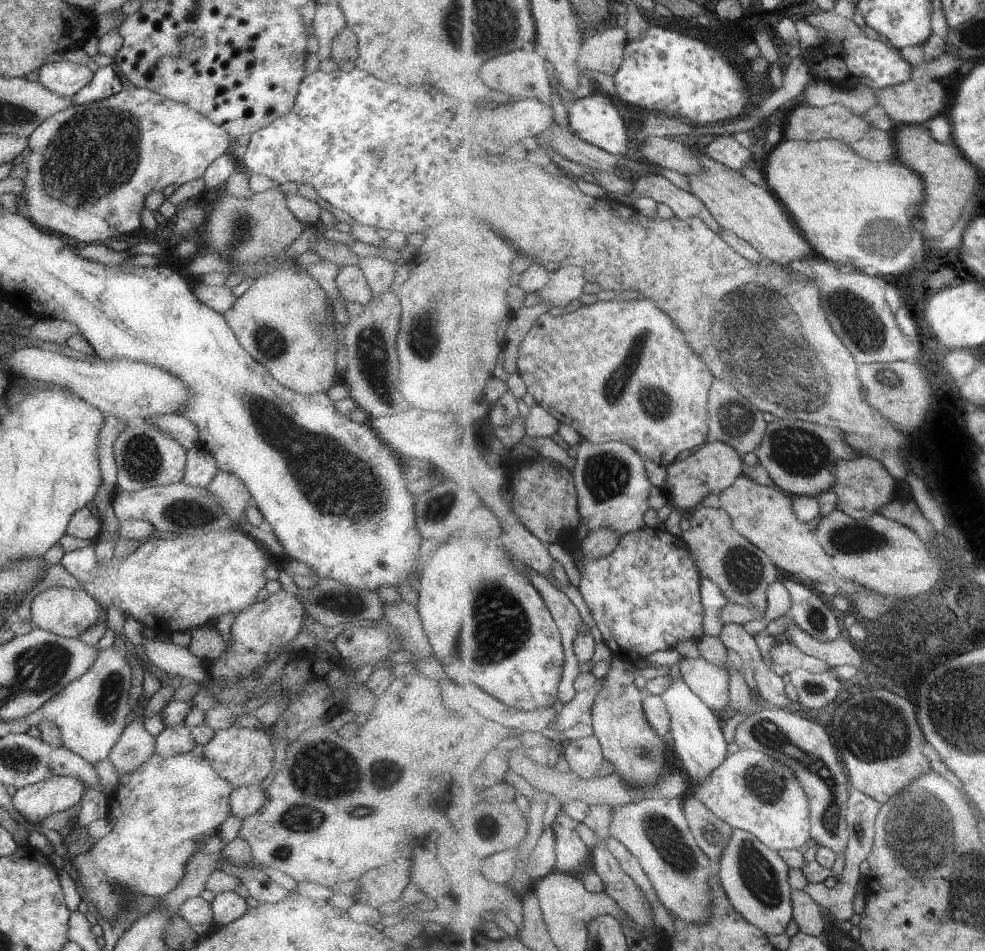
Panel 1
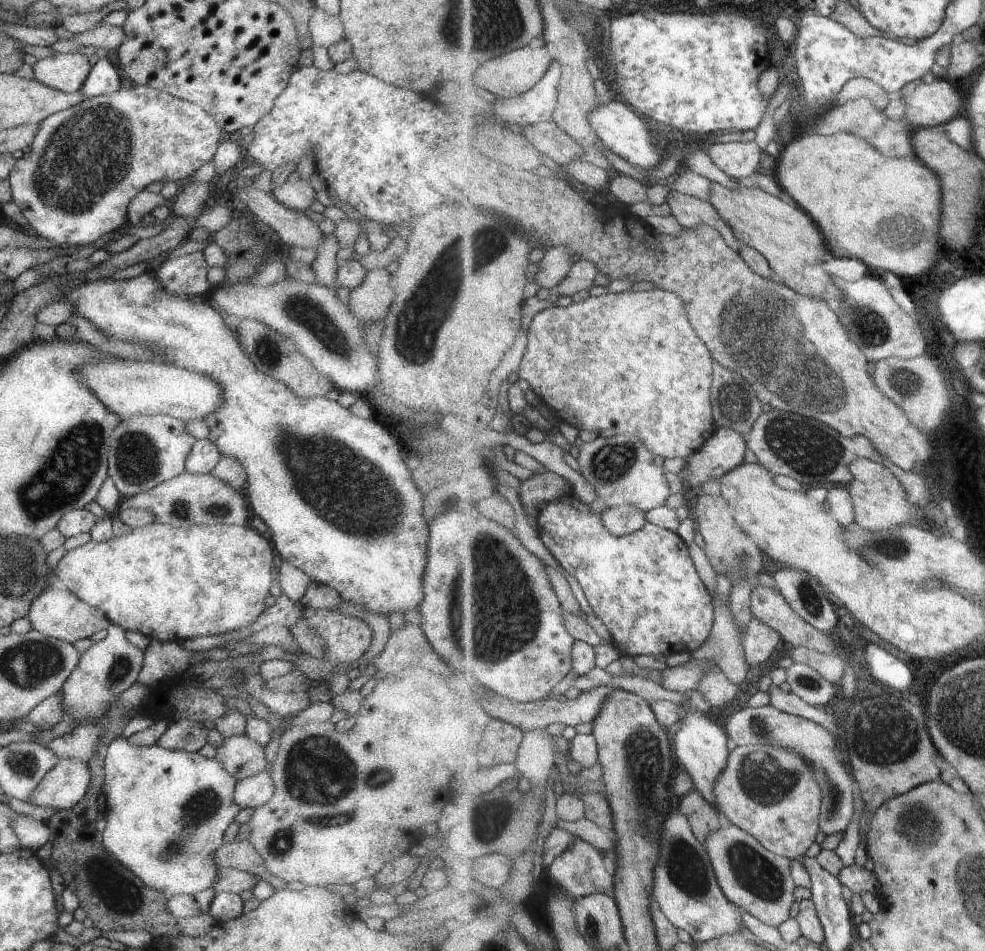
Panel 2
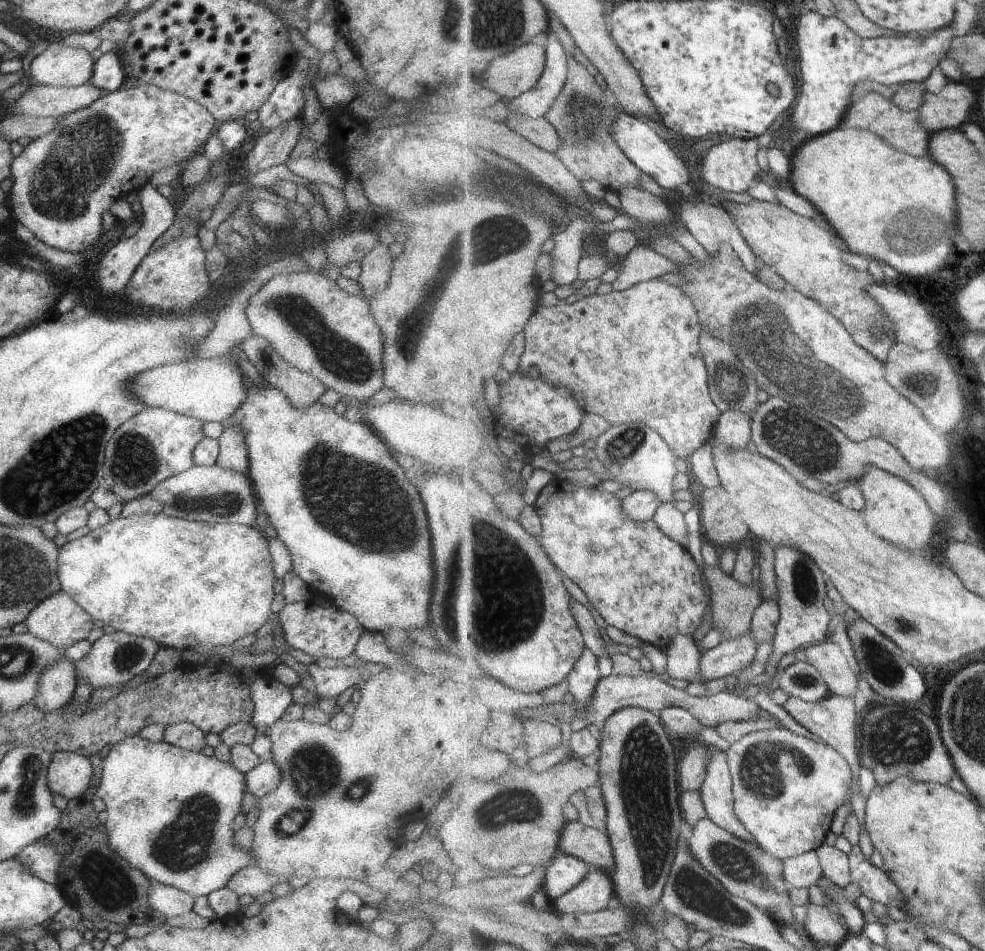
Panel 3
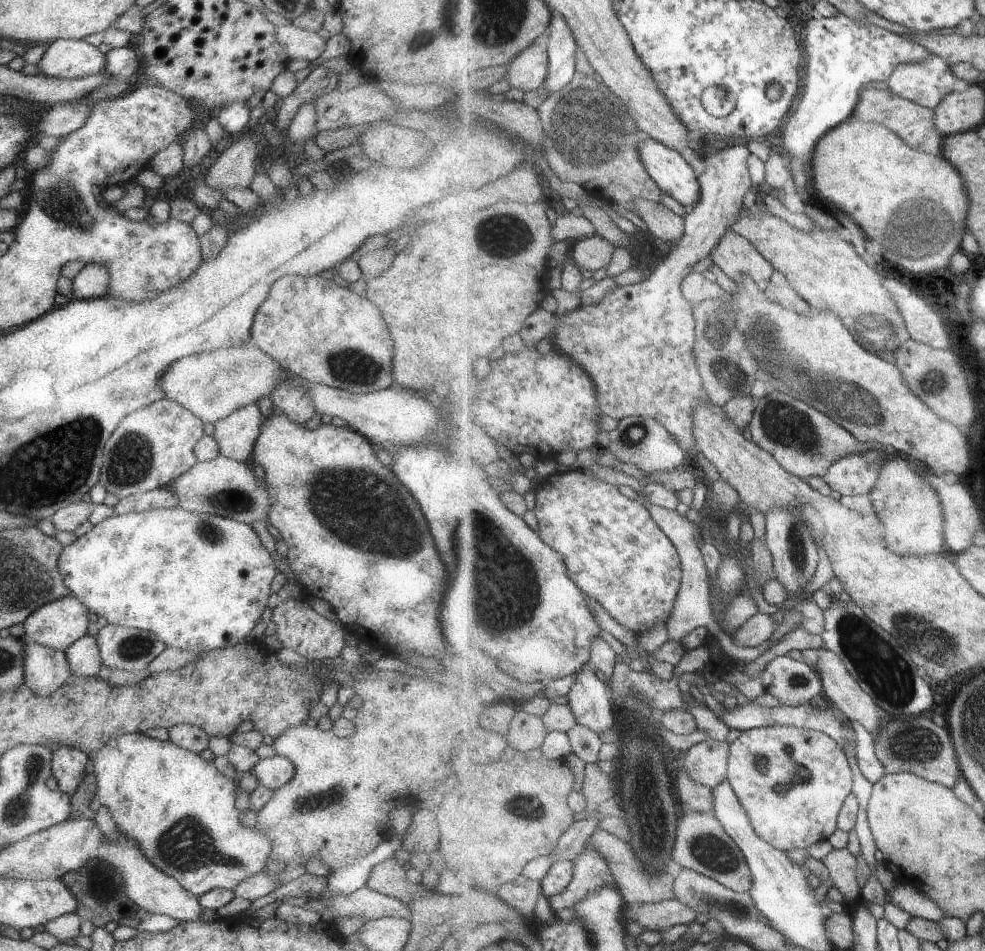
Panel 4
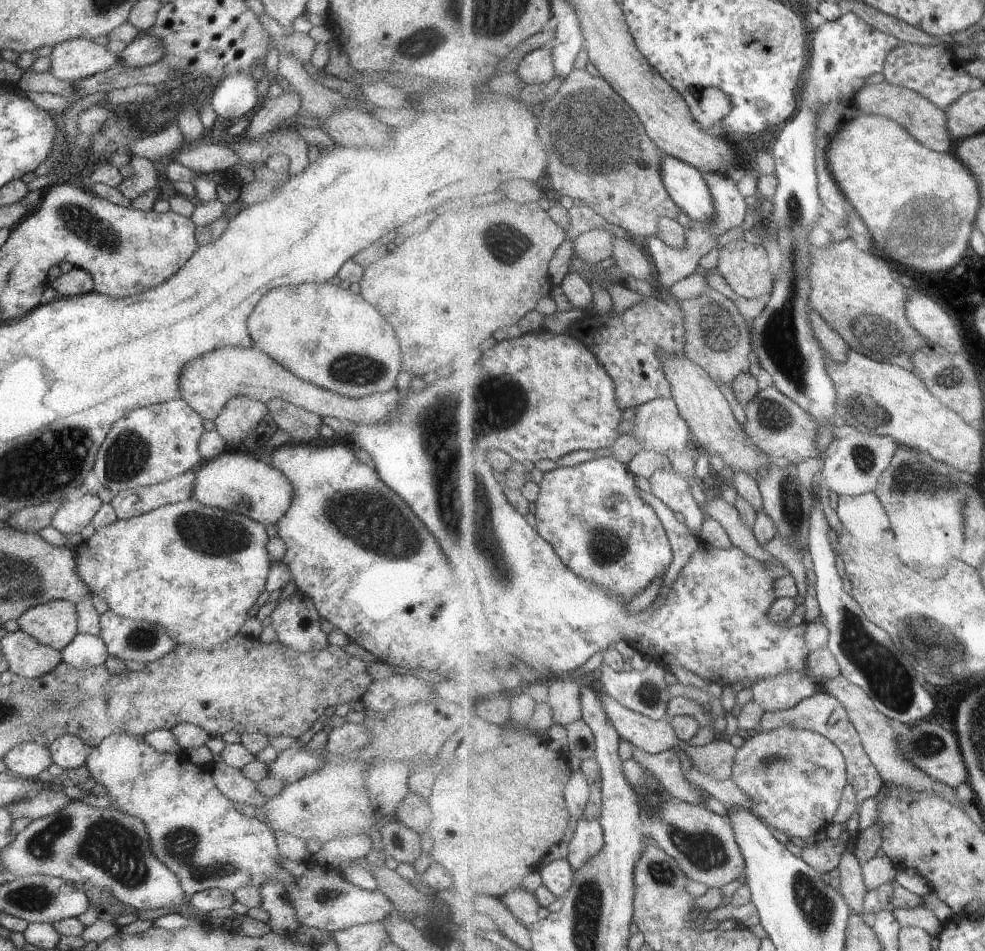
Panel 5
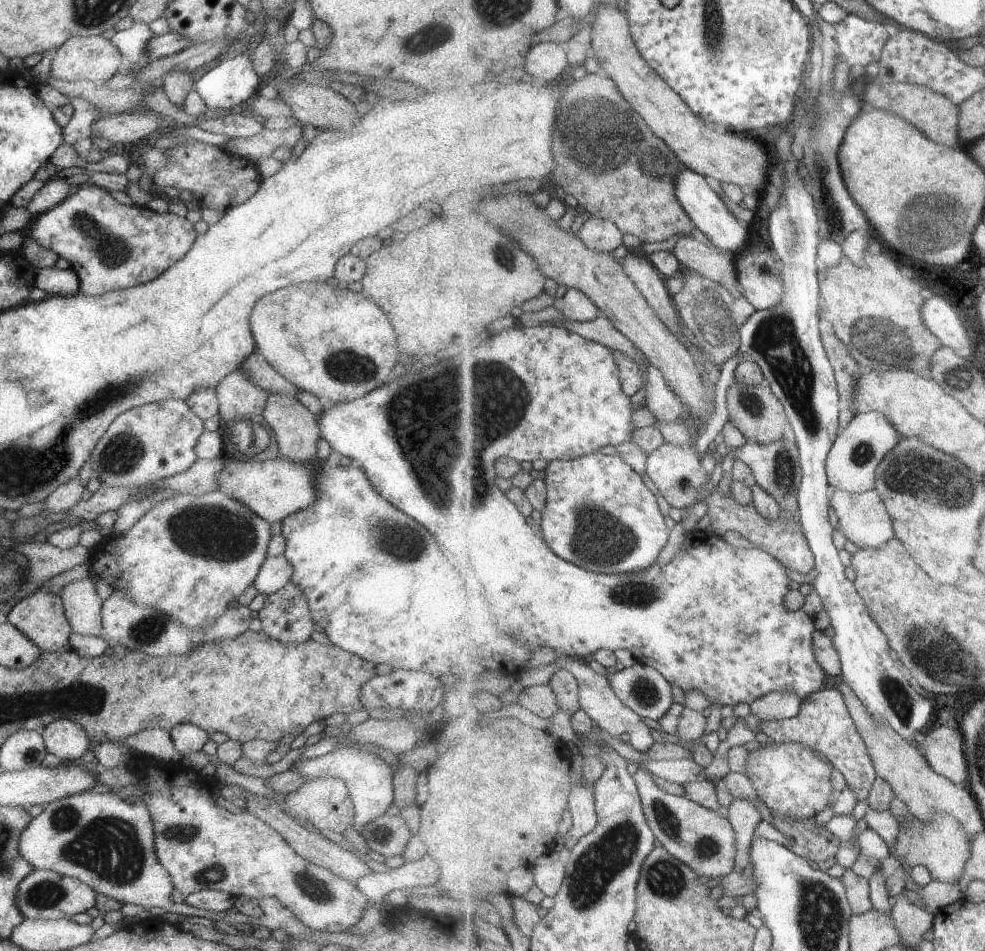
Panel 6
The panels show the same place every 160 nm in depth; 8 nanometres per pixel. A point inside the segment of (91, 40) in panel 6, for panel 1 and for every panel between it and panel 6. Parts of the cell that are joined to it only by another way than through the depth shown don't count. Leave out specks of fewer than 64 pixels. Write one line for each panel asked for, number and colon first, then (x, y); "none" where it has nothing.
1: (64, 78)
2: (65, 72)
3: (58, 65)
4: (63, 58)
5: (72, 60)

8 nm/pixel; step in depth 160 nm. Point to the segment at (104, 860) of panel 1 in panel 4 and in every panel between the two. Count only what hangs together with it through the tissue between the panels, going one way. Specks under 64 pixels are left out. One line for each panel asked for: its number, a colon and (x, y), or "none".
2: (167, 810)
3: (169, 811)
4: (177, 807)

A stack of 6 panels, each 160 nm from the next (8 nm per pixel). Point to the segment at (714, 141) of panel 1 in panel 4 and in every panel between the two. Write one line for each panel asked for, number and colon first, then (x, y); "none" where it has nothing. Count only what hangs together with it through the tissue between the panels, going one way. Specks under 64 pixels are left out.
2: (739, 160)
3: (731, 166)
4: (638, 341)

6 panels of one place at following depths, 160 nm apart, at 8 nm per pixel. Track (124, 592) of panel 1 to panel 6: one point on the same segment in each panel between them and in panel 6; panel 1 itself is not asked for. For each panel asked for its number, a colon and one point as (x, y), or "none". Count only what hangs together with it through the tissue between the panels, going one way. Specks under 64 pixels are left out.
2: (169, 583)
3: (180, 583)
4: (199, 582)
5: (196, 570)
6: (190, 556)

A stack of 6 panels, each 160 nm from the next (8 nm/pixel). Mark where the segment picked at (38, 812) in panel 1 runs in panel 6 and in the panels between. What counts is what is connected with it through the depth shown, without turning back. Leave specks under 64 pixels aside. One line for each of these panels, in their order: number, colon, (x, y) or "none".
2: (62, 786)
3: (68, 774)
4: (66, 764)
5: (67, 751)
6: (67, 740)

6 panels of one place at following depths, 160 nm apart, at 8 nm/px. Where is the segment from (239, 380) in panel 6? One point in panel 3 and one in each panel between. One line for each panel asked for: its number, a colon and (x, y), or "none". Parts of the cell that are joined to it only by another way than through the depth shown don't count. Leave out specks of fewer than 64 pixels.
3: (232, 454)
4: (235, 434)
5: (240, 416)

